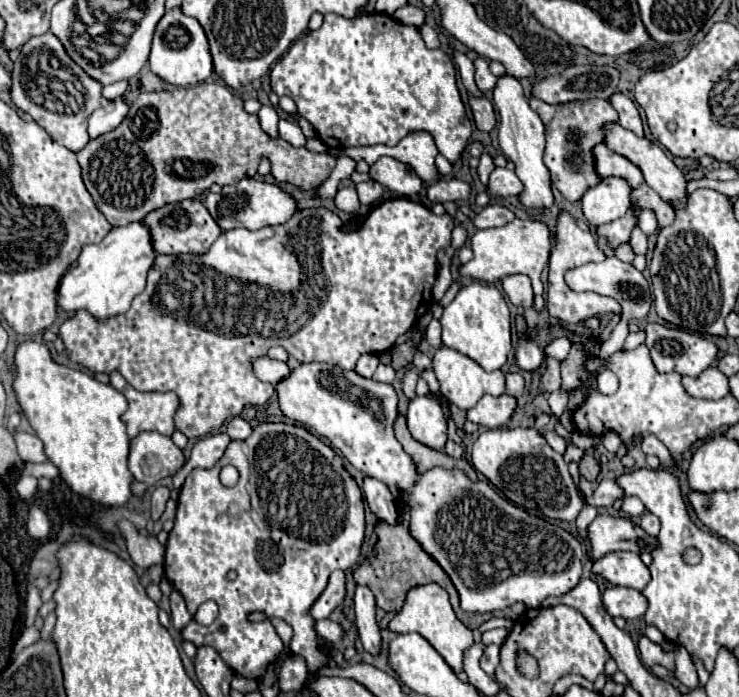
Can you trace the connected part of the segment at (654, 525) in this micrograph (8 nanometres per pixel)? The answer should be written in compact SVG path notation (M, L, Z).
M645 513L643 515L643 519L641 519L641 529L647 533L647 535L651 535L651 537L655 537L657 533L659 533L659 519L655 519L655 515L651 515L651 513Z

